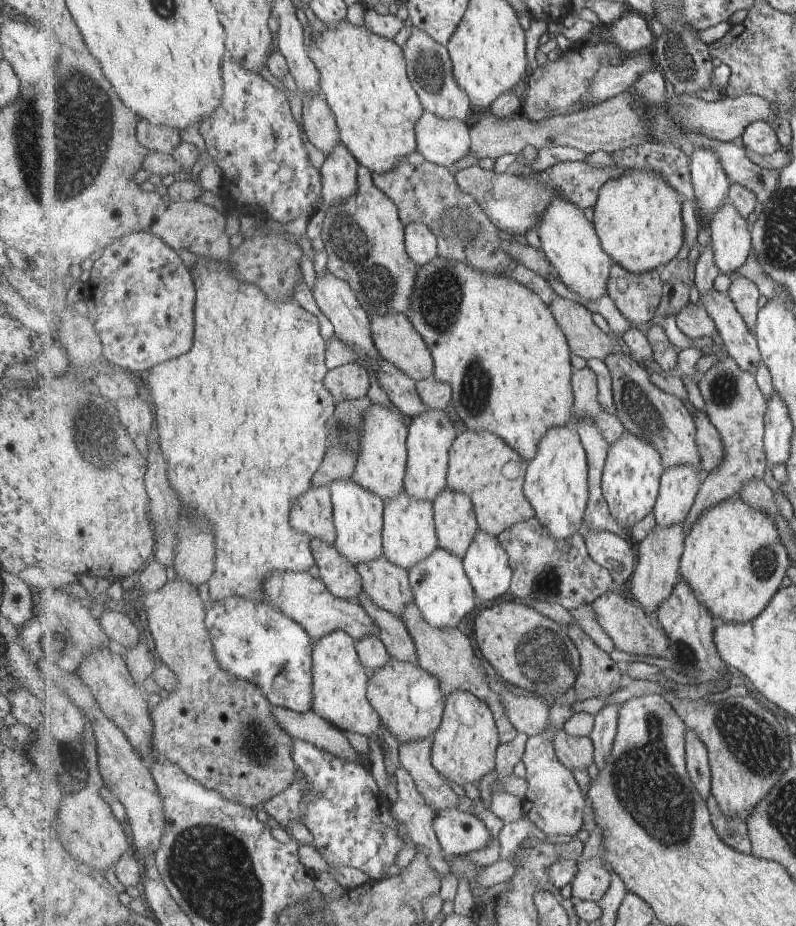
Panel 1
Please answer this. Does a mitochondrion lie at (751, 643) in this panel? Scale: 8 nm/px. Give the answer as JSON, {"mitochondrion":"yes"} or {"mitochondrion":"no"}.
{"mitochondrion":"no"}

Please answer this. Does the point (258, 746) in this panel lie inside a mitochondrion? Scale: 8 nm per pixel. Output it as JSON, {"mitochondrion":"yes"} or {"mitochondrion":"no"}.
{"mitochondrion":"yes"}

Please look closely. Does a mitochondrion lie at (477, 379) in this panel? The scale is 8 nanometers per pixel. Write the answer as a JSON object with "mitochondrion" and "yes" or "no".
{"mitochondrion":"yes"}

